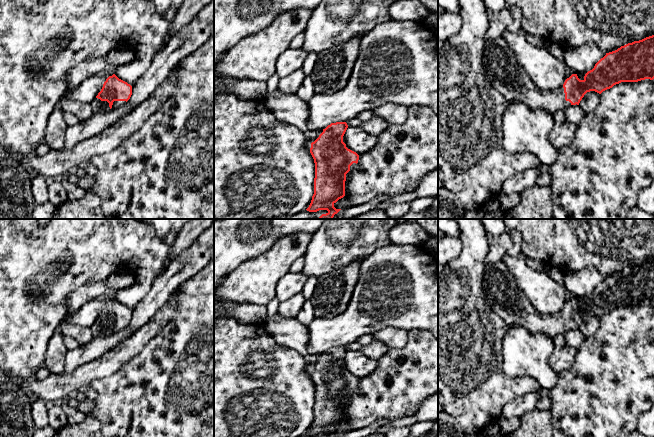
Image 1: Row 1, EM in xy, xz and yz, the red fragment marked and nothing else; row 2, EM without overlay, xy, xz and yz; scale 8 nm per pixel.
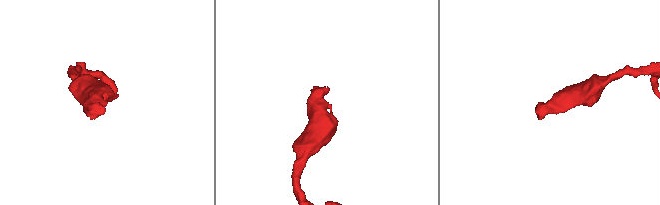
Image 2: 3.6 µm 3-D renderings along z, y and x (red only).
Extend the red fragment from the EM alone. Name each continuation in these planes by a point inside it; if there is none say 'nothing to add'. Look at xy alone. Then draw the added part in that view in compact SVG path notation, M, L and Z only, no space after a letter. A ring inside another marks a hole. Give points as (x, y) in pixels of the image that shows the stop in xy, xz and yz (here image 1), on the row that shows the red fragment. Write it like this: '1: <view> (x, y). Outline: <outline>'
1: xy (97, 106). Outline: M95 98L91 103L91 109L93 114L97 113L108 113L115 108L120 108L122 105L126 104L126 101L114 101L112 107L109 107L107 101L101 101L98 98Z

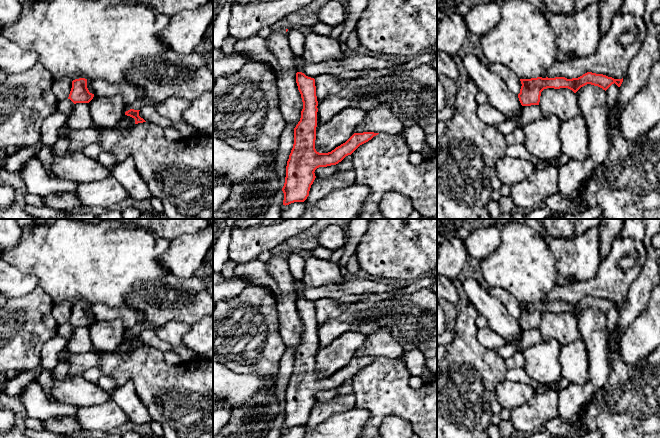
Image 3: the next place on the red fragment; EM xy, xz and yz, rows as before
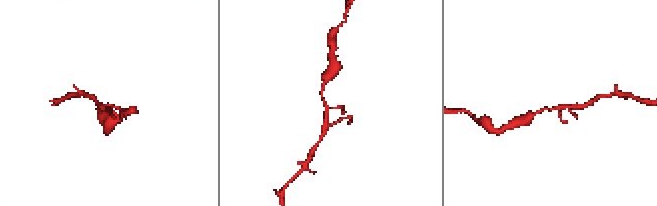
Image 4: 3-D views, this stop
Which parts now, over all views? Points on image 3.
nothing to add

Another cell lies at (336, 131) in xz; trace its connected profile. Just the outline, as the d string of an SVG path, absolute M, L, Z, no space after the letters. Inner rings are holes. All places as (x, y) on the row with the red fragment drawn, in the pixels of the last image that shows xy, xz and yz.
M349 107L334 115L327 122L317 125L315 149L319 153L328 153L345 143L363 122L366 111Z

